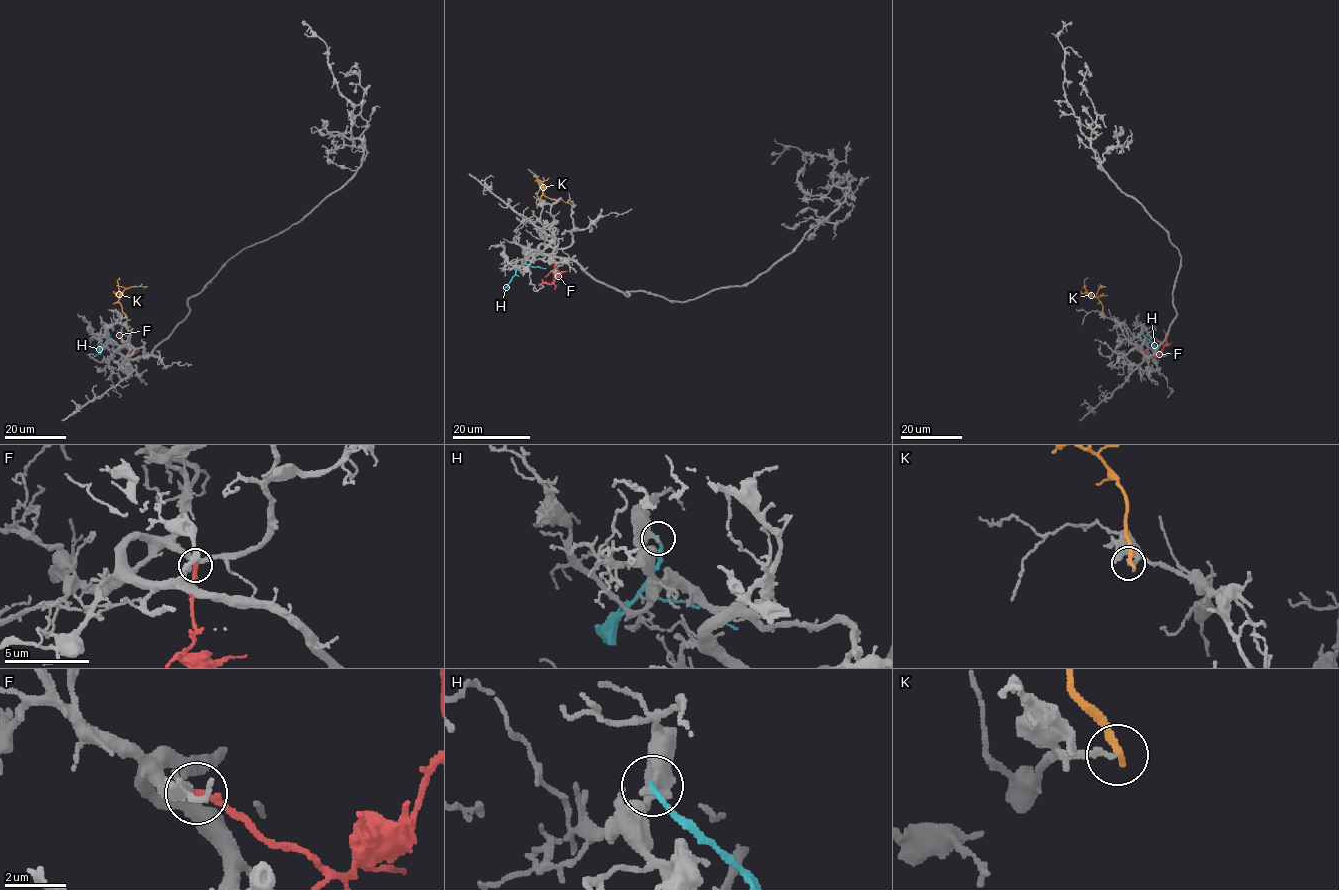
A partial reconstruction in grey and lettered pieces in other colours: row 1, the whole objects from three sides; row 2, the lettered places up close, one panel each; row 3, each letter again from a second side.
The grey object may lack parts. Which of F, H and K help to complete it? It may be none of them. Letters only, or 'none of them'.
none of them

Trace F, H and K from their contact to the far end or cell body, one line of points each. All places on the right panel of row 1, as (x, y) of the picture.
F: (1140, 349), (1156, 356), (1167, 344), (1163, 329)
H: (1141, 332), (1163, 356), (1173, 354)
K: (1103, 318), (1103, 307), (1096, 295), (1100, 286), (1104, 287), (1100, 288)

